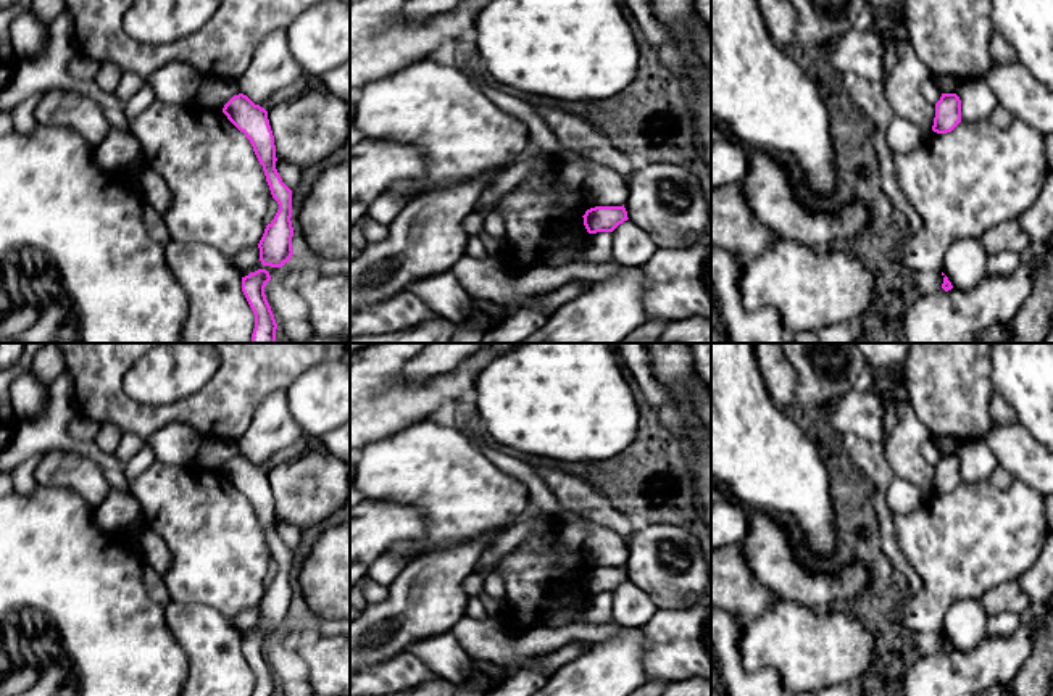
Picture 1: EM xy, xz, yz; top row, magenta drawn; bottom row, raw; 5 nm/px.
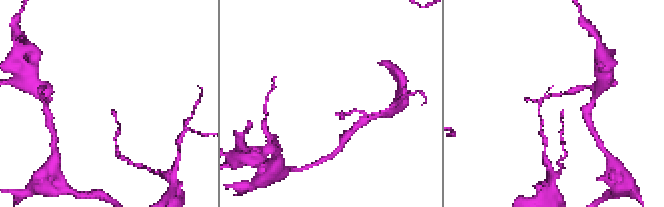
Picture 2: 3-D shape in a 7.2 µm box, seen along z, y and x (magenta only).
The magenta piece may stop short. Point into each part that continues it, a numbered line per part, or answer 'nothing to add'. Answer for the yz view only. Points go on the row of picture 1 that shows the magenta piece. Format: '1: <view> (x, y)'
nothing to add

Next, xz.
nothing to add

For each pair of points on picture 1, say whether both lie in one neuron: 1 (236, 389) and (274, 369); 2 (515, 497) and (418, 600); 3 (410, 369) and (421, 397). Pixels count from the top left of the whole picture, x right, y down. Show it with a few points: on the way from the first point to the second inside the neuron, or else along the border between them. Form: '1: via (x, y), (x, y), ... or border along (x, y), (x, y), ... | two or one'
1: via (245, 379), (255, 369), (265, 369) | one
2: border along (499, 529), (441, 546) | two
3: border along (450, 369), (421, 381), (405, 381), (400, 377) | two

